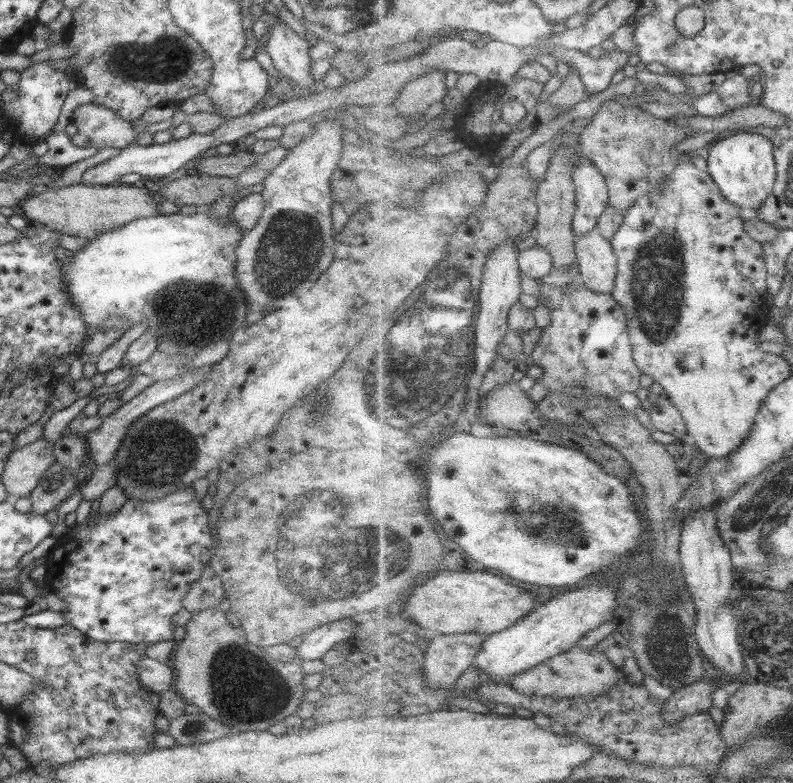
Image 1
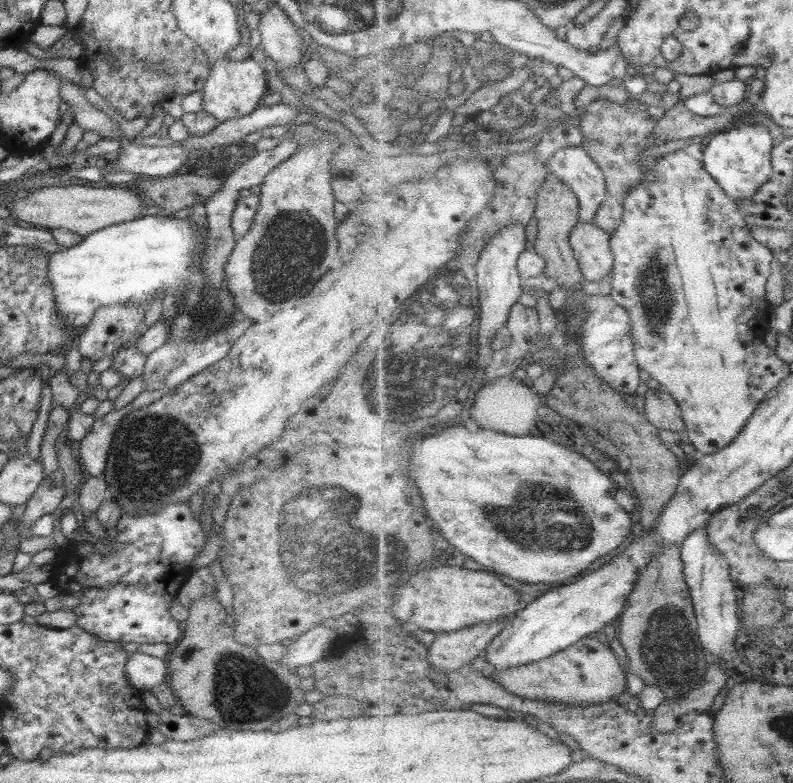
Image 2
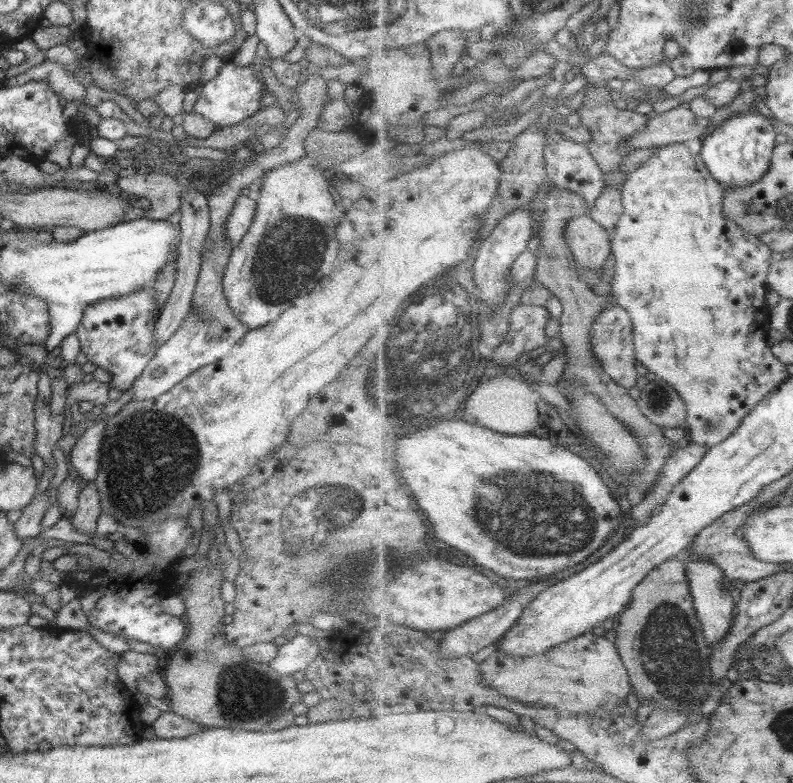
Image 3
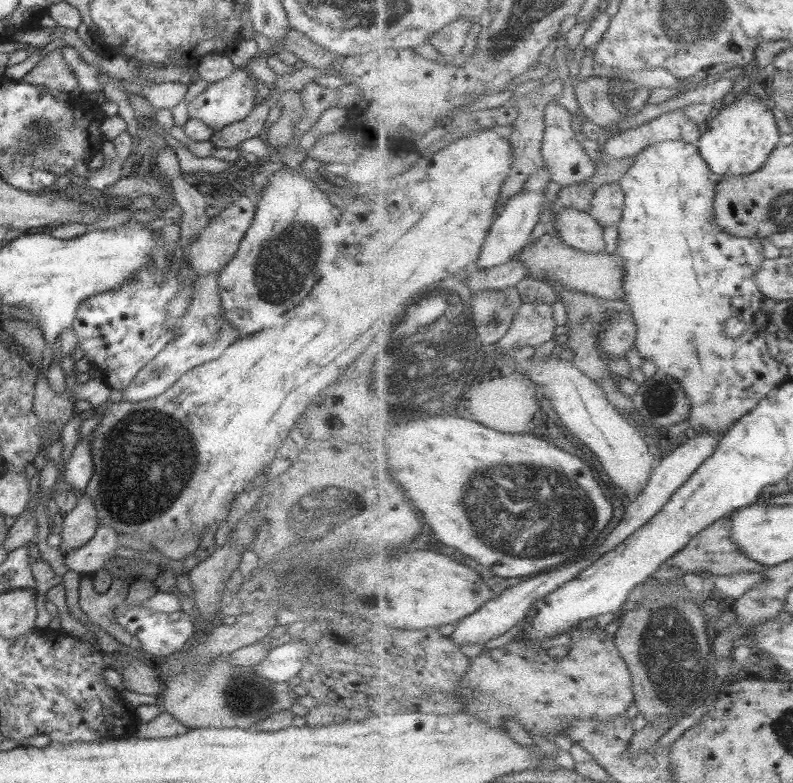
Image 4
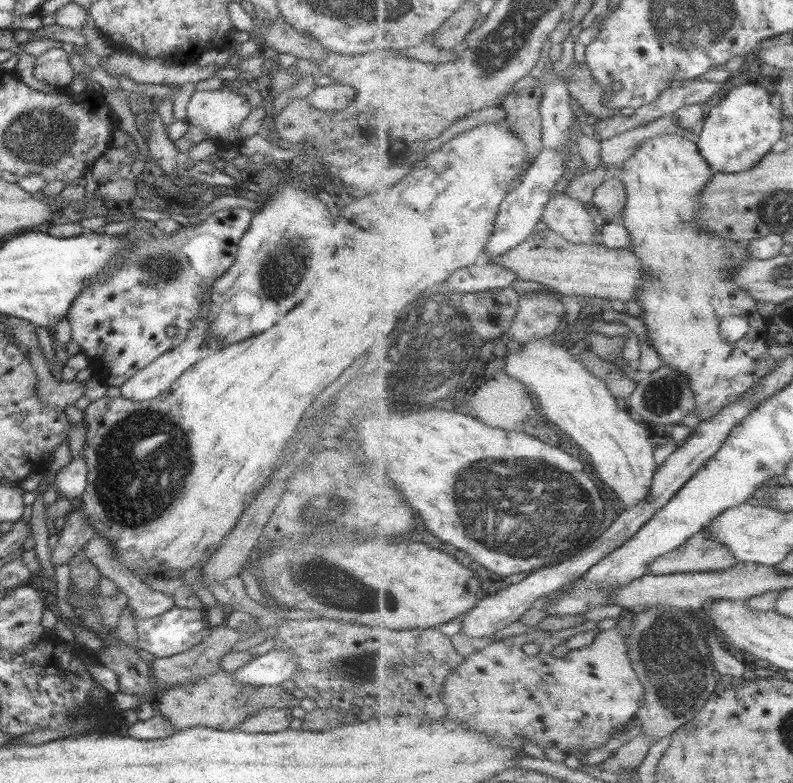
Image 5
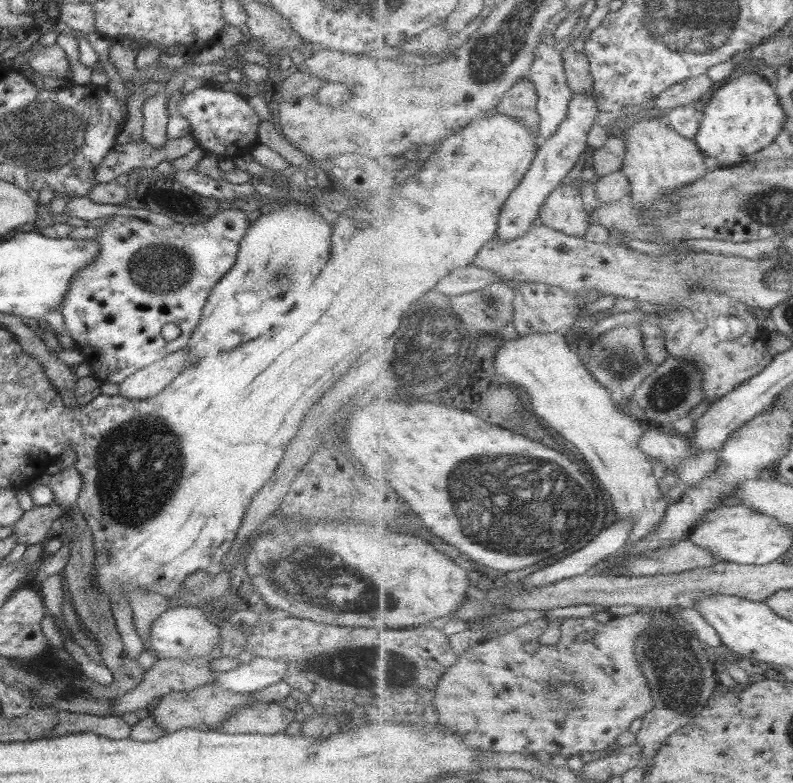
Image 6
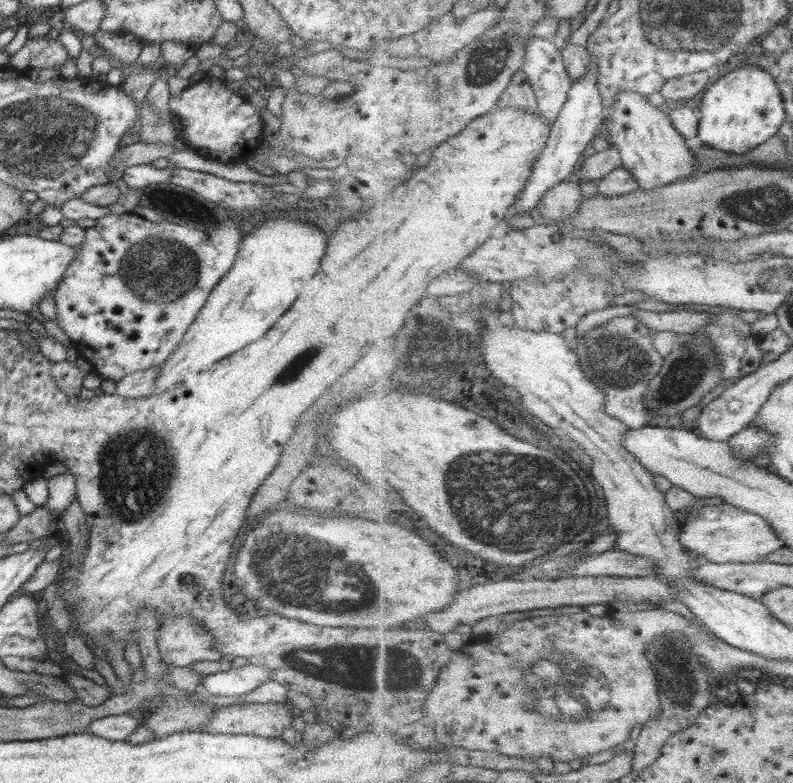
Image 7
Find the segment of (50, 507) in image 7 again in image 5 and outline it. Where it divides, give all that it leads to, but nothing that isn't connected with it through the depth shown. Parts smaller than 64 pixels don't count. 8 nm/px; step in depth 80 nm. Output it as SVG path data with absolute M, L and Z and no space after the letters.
M72 458L66 465L61 467L52 476L52 484L57 494L77 501L80 494L86 487L86 476L88 475L88 466L81 458Z

